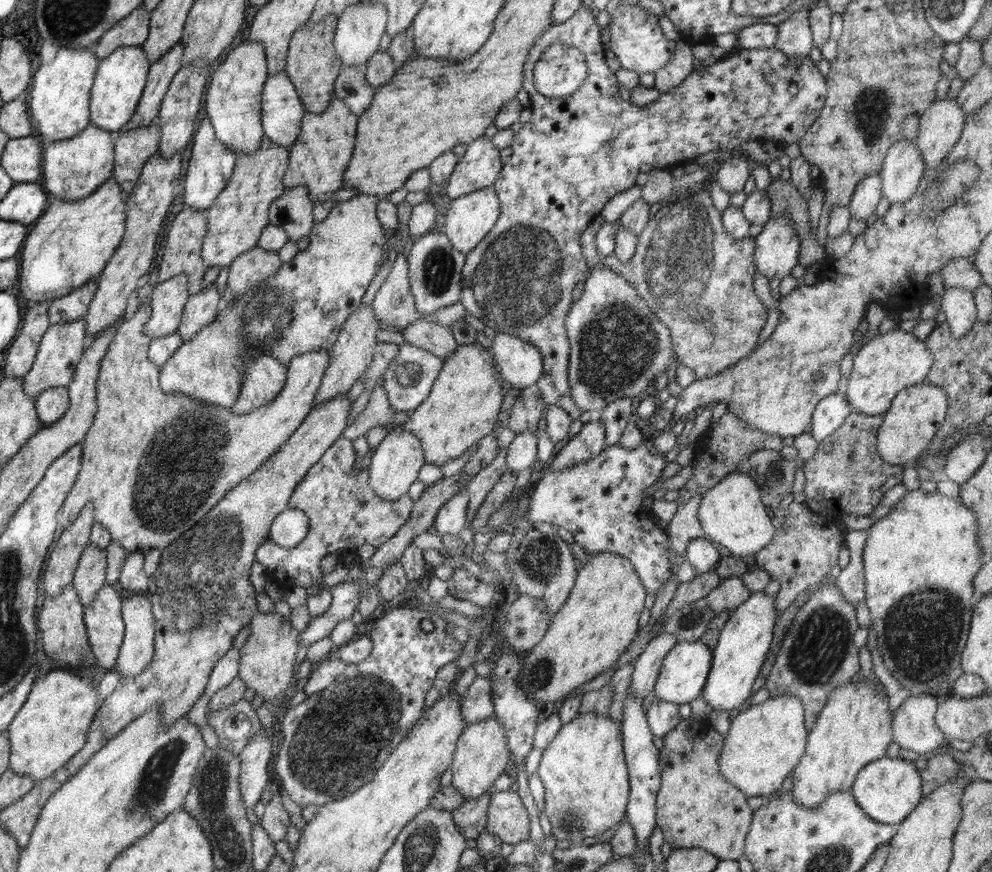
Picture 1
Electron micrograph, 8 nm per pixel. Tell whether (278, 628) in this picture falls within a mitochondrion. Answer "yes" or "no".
no

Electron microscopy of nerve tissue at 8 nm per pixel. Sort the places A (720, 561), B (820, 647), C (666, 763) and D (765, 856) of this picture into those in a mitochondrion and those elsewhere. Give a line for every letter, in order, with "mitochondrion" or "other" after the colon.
A: other
B: mitochondrion
C: other
D: other

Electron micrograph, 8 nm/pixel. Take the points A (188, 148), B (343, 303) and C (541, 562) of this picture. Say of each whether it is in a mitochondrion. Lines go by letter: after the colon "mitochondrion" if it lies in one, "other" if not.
A: other
B: other
C: mitochondrion

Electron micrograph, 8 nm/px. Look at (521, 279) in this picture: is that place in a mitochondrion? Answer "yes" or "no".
yes

